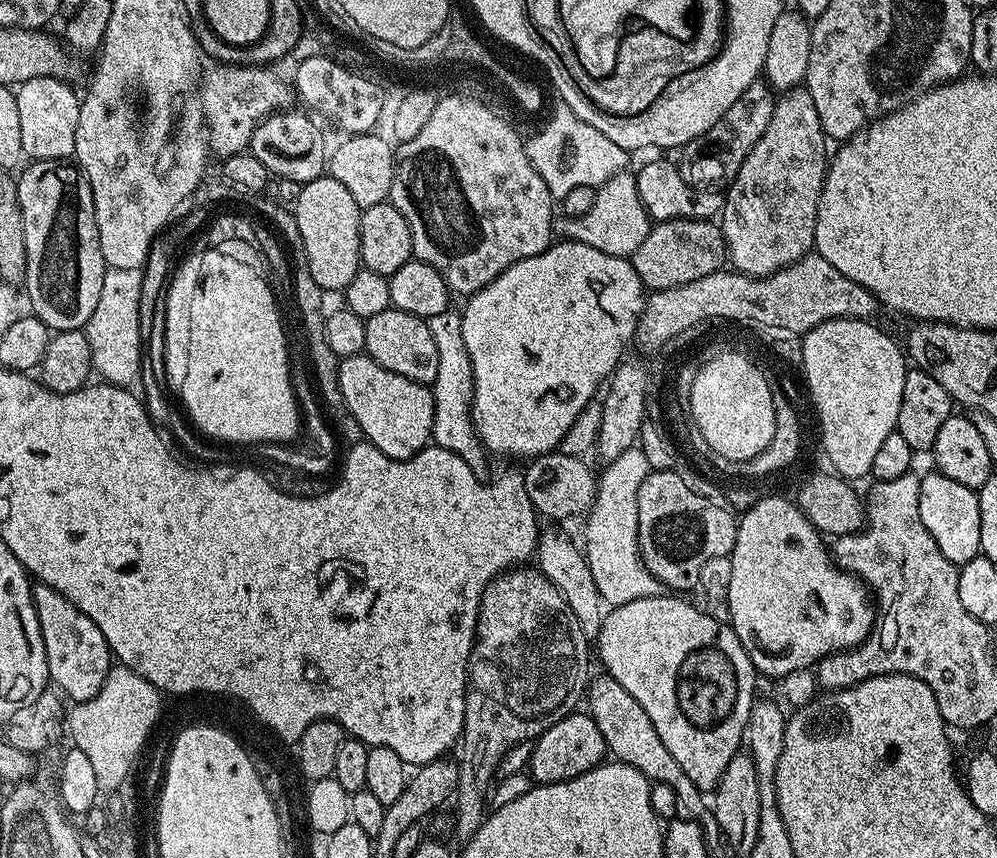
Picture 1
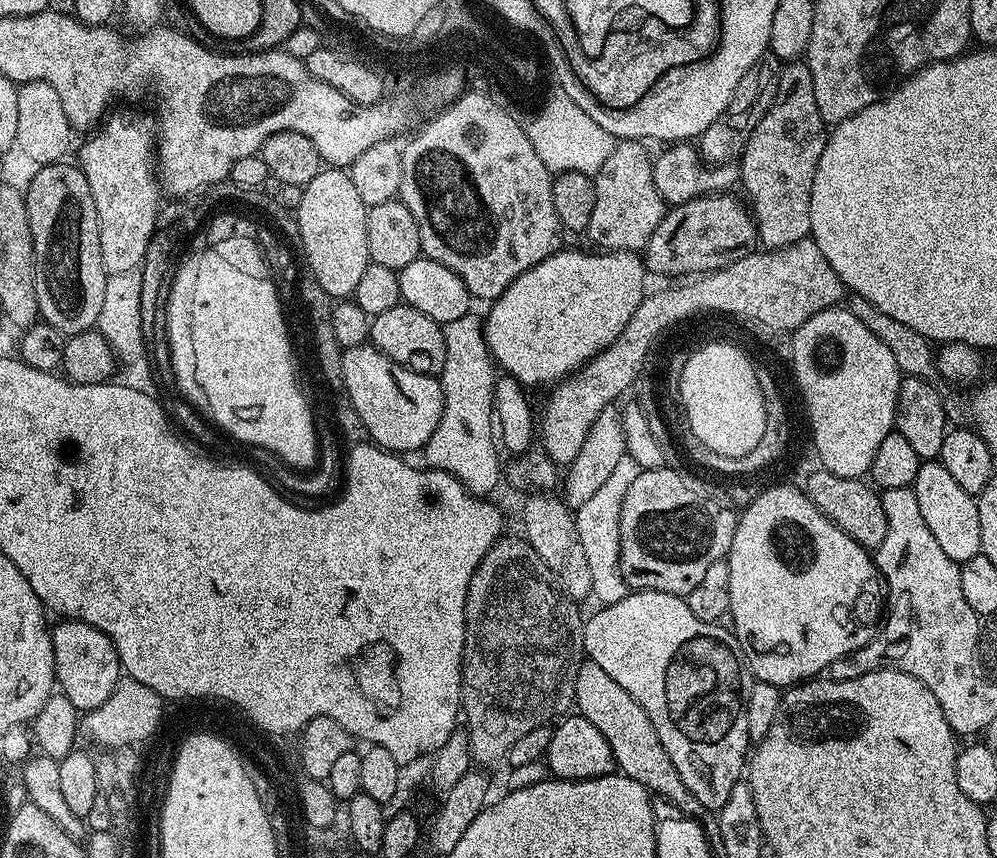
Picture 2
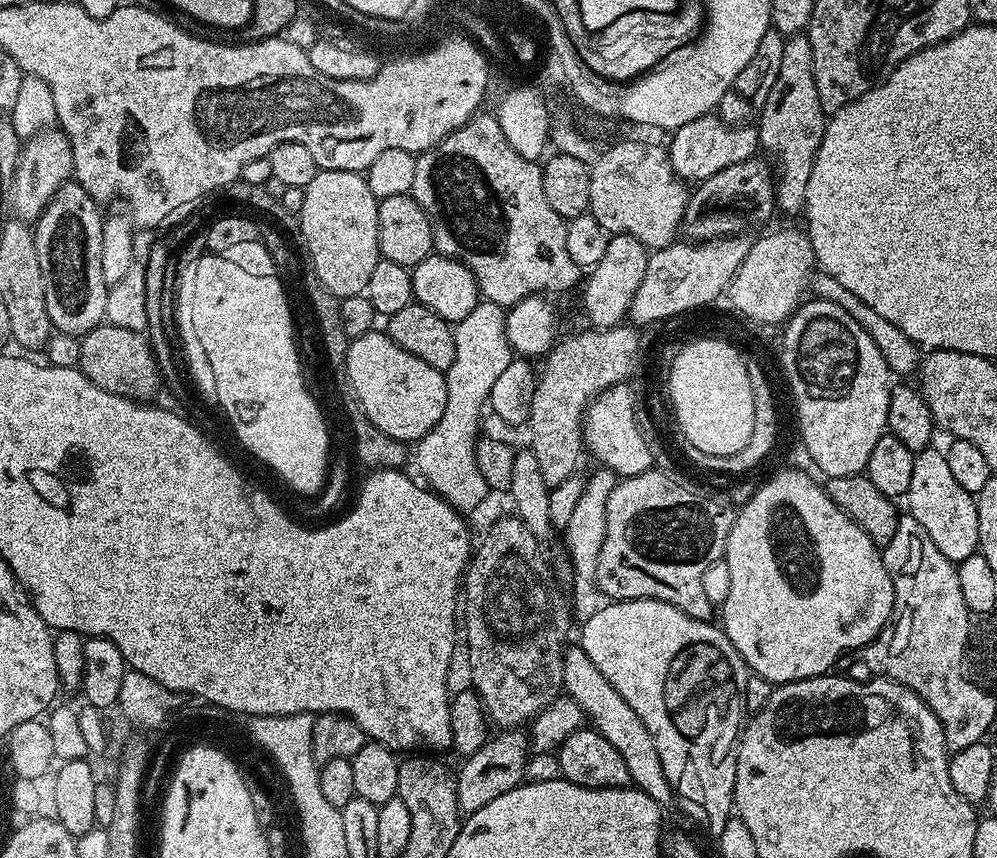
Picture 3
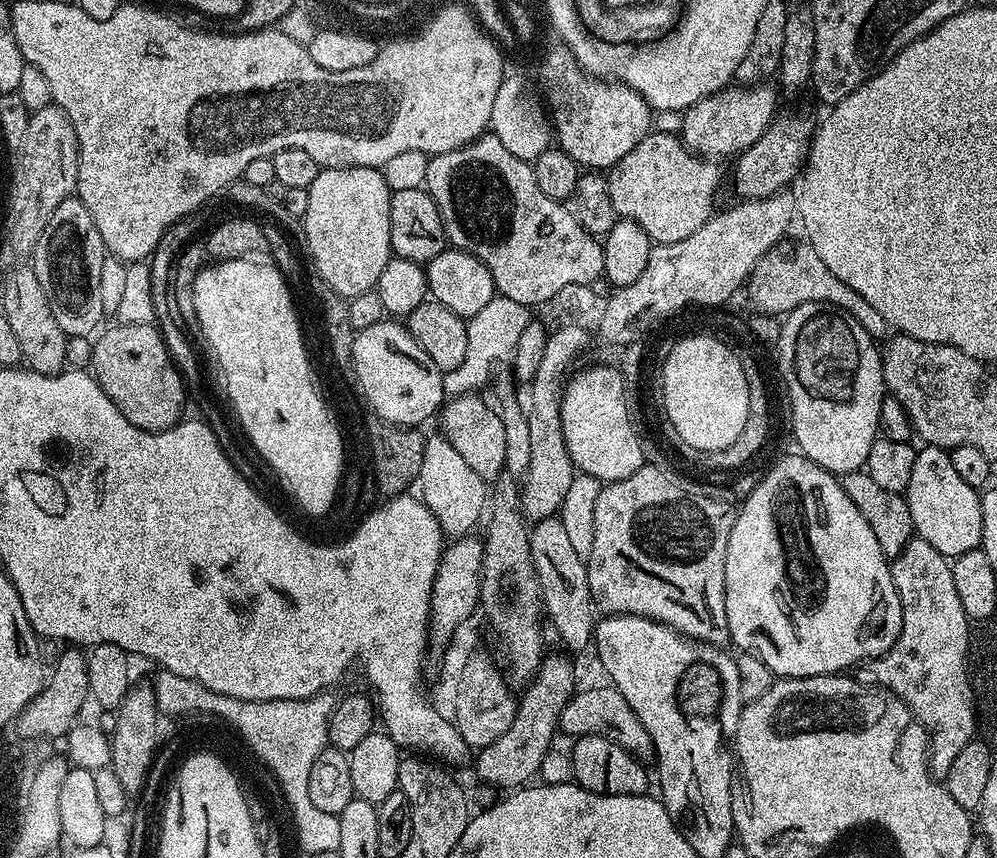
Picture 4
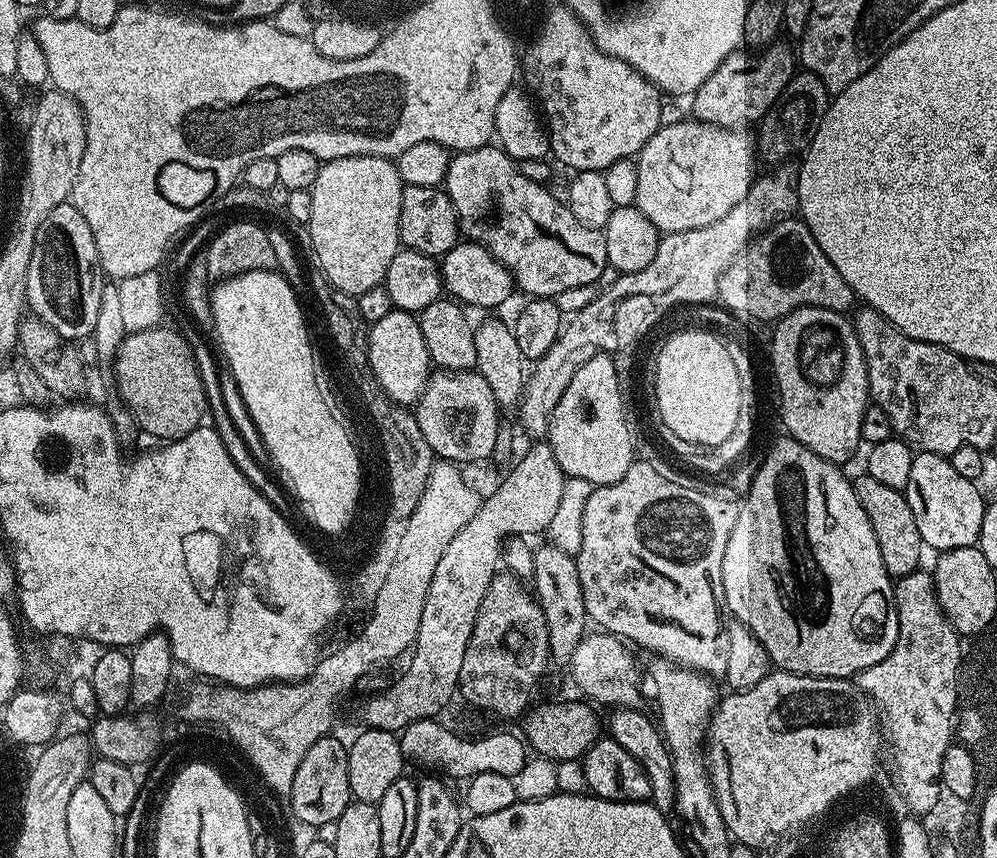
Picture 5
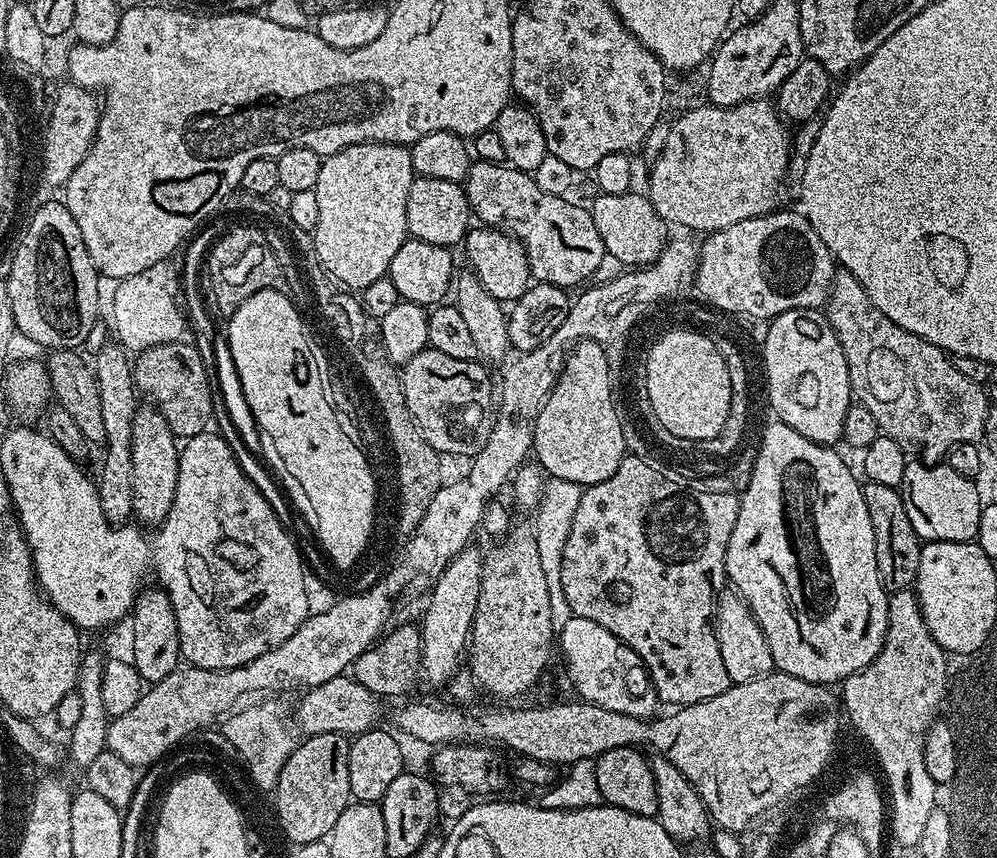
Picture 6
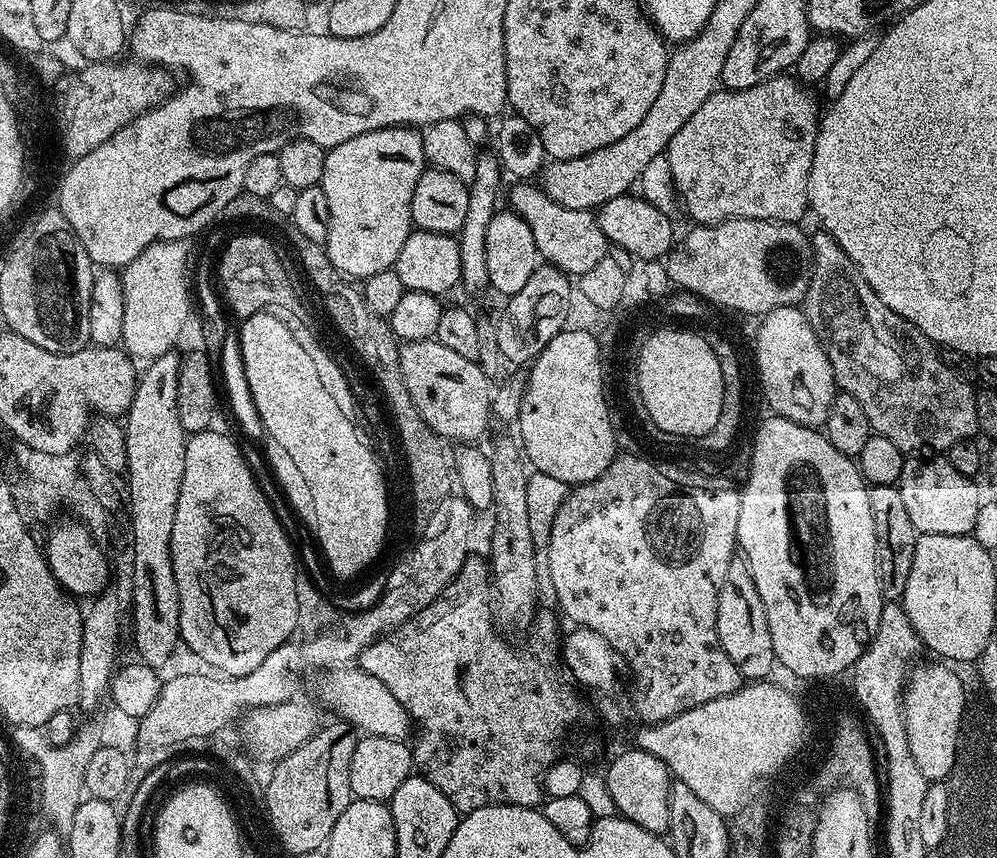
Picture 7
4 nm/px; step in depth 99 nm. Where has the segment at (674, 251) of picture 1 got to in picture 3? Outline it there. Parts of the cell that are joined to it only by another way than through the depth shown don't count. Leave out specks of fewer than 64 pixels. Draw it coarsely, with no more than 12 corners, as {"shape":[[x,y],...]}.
{"shape":[[764,158],[695,185],[682,232],[732,238],[776,211]]}

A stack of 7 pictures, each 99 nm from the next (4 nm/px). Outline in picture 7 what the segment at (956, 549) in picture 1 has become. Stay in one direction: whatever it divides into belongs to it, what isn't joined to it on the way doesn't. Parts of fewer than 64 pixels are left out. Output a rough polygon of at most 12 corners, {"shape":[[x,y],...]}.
{"shape":[[946,458],[905,459],[899,490],[917,533],[967,536],[975,479]]}

